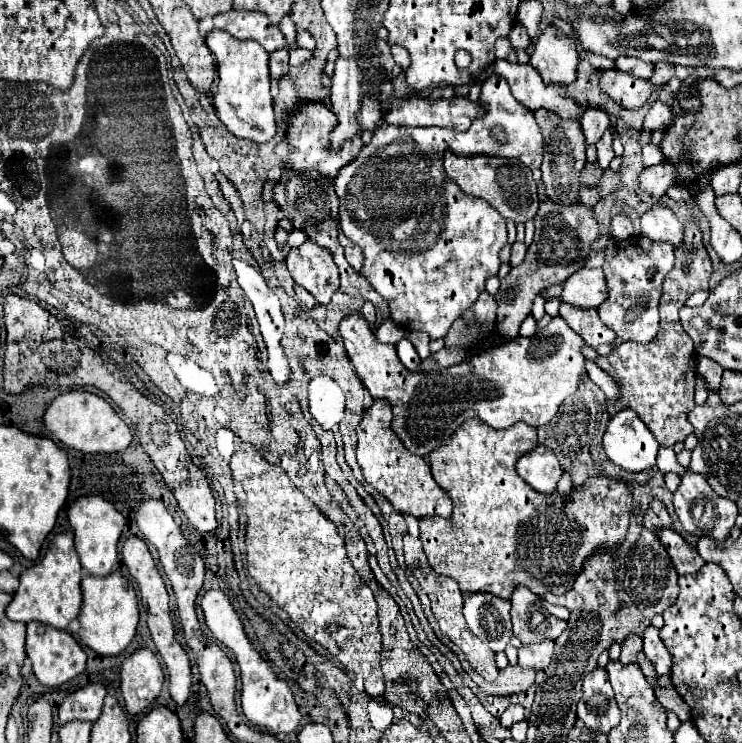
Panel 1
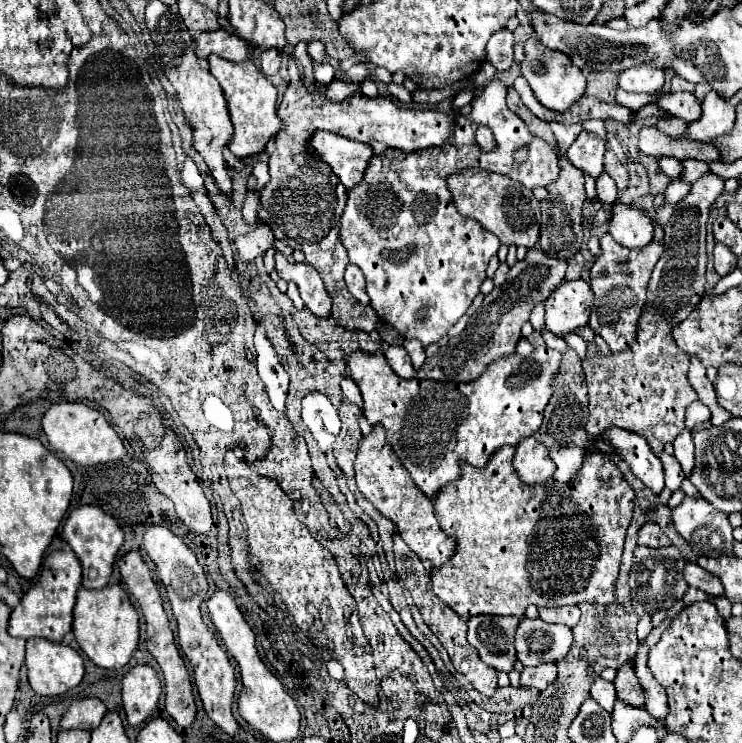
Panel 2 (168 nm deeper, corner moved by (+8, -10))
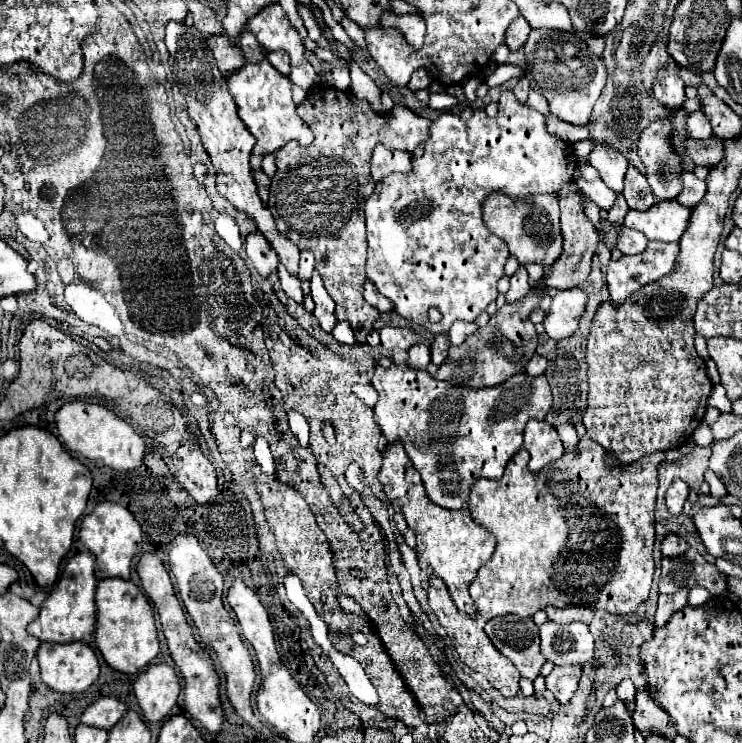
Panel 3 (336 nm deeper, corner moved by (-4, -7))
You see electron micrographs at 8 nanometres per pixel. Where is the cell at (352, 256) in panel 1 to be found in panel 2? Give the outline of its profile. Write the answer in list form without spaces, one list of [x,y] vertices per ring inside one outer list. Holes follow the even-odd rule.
[[[348,265],[346,267],[346,285],[350,295],[360,303],[360,305],[368,305],[368,295],[364,291],[364,275],[356,265]]]

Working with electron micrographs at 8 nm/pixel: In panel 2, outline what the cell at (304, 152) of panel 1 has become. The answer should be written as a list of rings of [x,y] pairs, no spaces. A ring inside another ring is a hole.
[[[316,131],[308,143],[308,149],[326,161],[348,189],[360,183],[374,153],[366,143],[358,143],[328,131]]]

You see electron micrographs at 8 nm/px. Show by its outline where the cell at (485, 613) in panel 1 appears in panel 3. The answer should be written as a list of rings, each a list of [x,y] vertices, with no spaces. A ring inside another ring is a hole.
[[[500,616],[488,620],[484,630],[496,650],[502,652],[524,678],[532,680],[540,674],[540,668],[546,660],[540,656],[538,648],[538,626],[530,618]]]

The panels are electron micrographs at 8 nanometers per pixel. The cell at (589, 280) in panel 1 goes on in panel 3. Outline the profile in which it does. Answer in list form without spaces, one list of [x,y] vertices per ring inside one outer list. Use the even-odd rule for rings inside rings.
[[[580,288],[572,290],[556,290],[552,296],[552,308],[550,314],[544,320],[546,334],[554,340],[568,338],[576,332],[578,320],[586,310],[588,294]]]

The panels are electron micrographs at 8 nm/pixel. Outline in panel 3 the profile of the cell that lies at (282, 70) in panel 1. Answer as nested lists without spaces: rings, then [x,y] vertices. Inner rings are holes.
[[[280,50],[268,52],[266,58],[268,58],[268,62],[270,62],[276,70],[280,70],[284,76],[290,74],[290,64],[288,64],[288,54],[286,54],[286,52],[280,52]]]

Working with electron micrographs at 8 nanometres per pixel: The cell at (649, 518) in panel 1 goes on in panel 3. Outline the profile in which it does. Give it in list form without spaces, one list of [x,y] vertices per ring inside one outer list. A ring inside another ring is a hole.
[[[670,532],[668,536],[664,536],[664,538],[662,538],[662,542],[660,542],[660,550],[662,550],[662,554],[664,554],[664,556],[684,554],[688,548],[690,548],[690,546],[688,546],[688,542],[686,542],[680,534],[674,534],[674,532]]]

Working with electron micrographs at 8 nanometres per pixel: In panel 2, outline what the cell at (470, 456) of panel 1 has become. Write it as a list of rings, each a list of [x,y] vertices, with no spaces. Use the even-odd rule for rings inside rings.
[[[500,447],[486,469],[462,467],[462,479],[448,483],[434,499],[436,519],[458,541],[456,555],[440,569],[432,569],[434,593],[460,617],[514,615],[524,617],[528,605],[564,607],[580,603],[610,605],[616,601],[616,581],[626,529],[634,513],[634,489],[608,455],[586,453],[576,477],[568,483],[548,481],[536,487],[520,483],[512,467],[514,447]]]

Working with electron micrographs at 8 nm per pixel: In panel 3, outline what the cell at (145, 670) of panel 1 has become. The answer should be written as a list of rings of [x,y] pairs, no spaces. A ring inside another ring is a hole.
[[[152,664],[136,678],[134,694],[148,722],[166,718],[180,694],[180,684],[174,668],[168,664]]]

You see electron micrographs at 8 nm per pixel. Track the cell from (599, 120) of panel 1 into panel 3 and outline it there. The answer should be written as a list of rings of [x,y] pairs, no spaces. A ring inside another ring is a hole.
[[[594,142],[594,150],[590,152],[586,162],[598,170],[602,182],[610,190],[622,192],[628,160],[616,148],[612,148],[606,142]]]

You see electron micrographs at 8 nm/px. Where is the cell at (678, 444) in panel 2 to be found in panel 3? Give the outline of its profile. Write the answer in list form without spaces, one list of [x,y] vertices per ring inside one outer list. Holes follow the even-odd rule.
[[[706,470],[706,472],[704,472],[704,480],[708,482],[708,486],[710,486],[710,494],[712,494],[712,496],[720,498],[720,496],[724,496],[724,494],[726,494],[724,482],[722,482],[718,476],[714,476],[714,472],[712,472],[712,470]]]

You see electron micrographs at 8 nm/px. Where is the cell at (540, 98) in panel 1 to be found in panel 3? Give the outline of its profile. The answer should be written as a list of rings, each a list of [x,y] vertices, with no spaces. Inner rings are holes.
[[[690,112],[686,116],[686,130],[690,138],[708,138],[712,134],[712,128],[706,120],[706,116],[702,116],[702,112]]]

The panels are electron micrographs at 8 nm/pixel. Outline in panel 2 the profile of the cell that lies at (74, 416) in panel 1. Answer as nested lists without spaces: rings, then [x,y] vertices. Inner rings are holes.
[[[62,401],[62,403],[52,405],[42,419],[42,427],[44,427],[44,433],[48,437],[50,447],[60,457],[66,457],[66,459],[70,459],[78,465],[84,465],[84,467],[118,461],[126,453],[122,439],[112,429],[112,425],[106,421],[106,417],[100,411],[96,411],[84,403]]]

